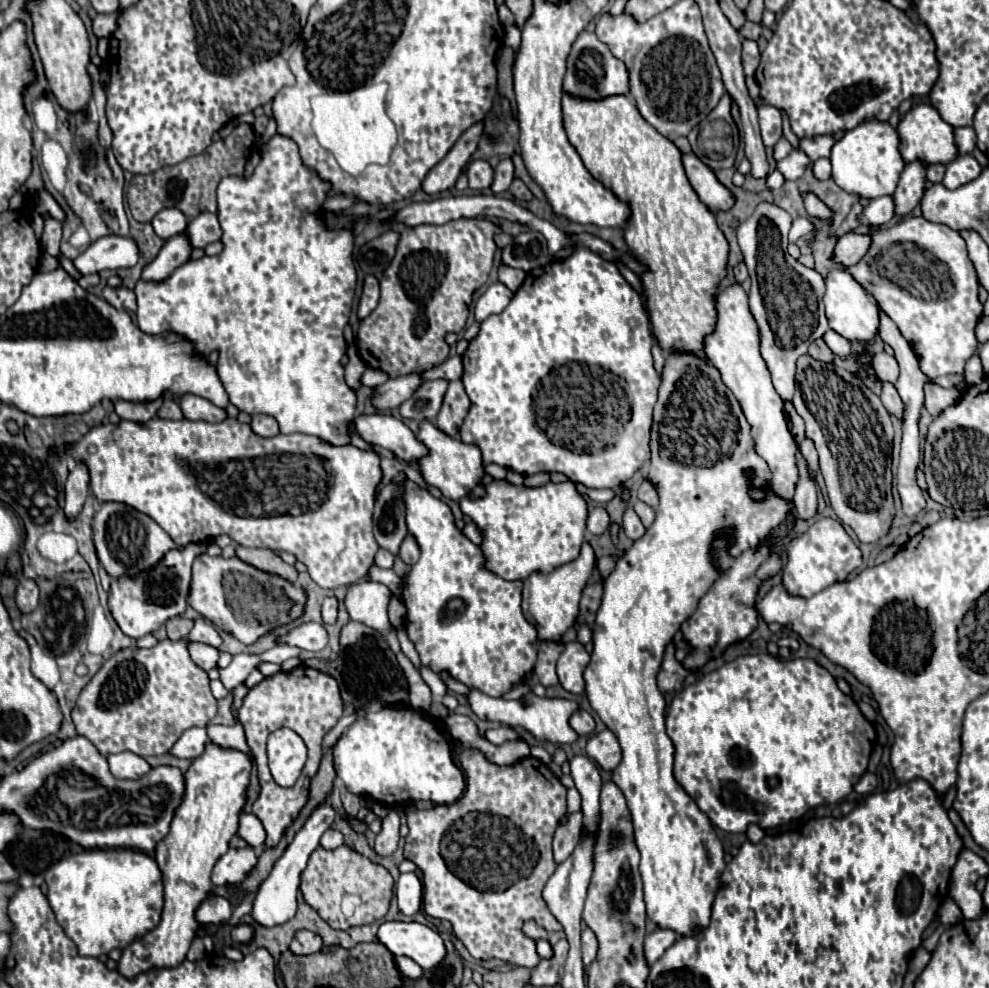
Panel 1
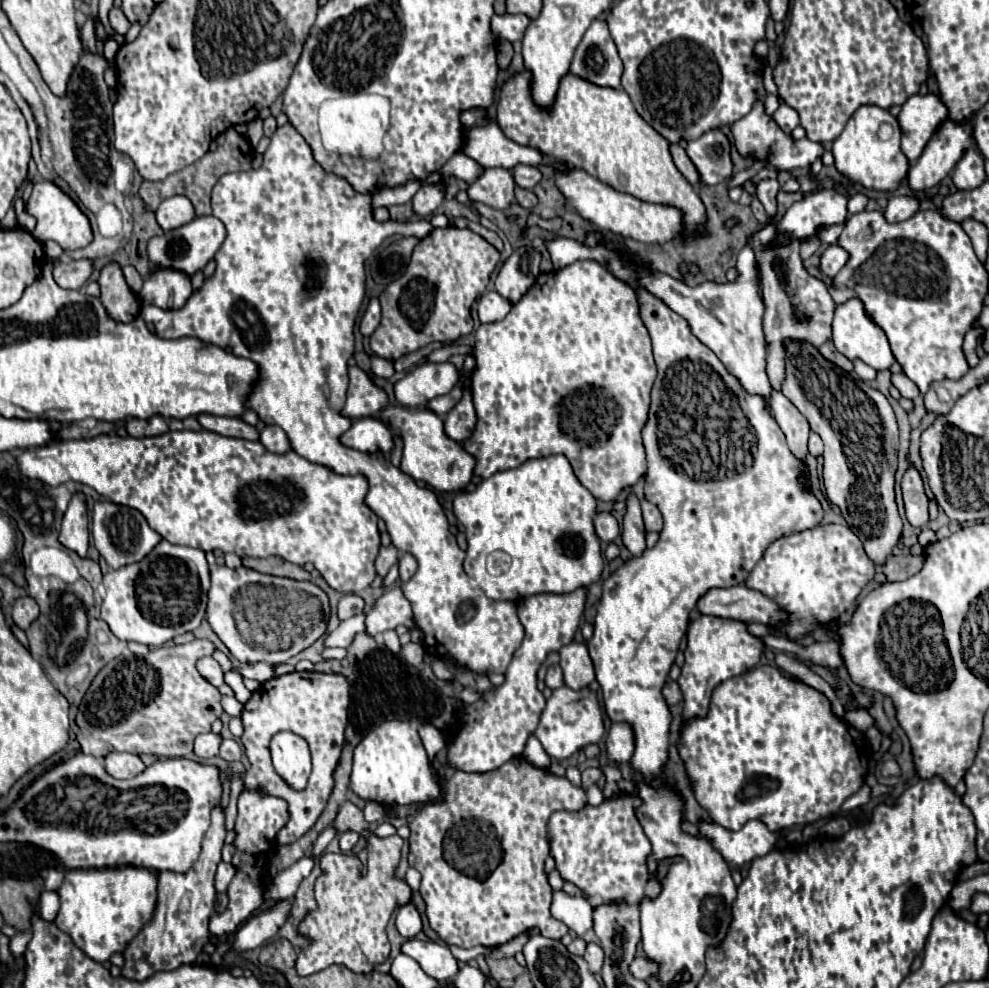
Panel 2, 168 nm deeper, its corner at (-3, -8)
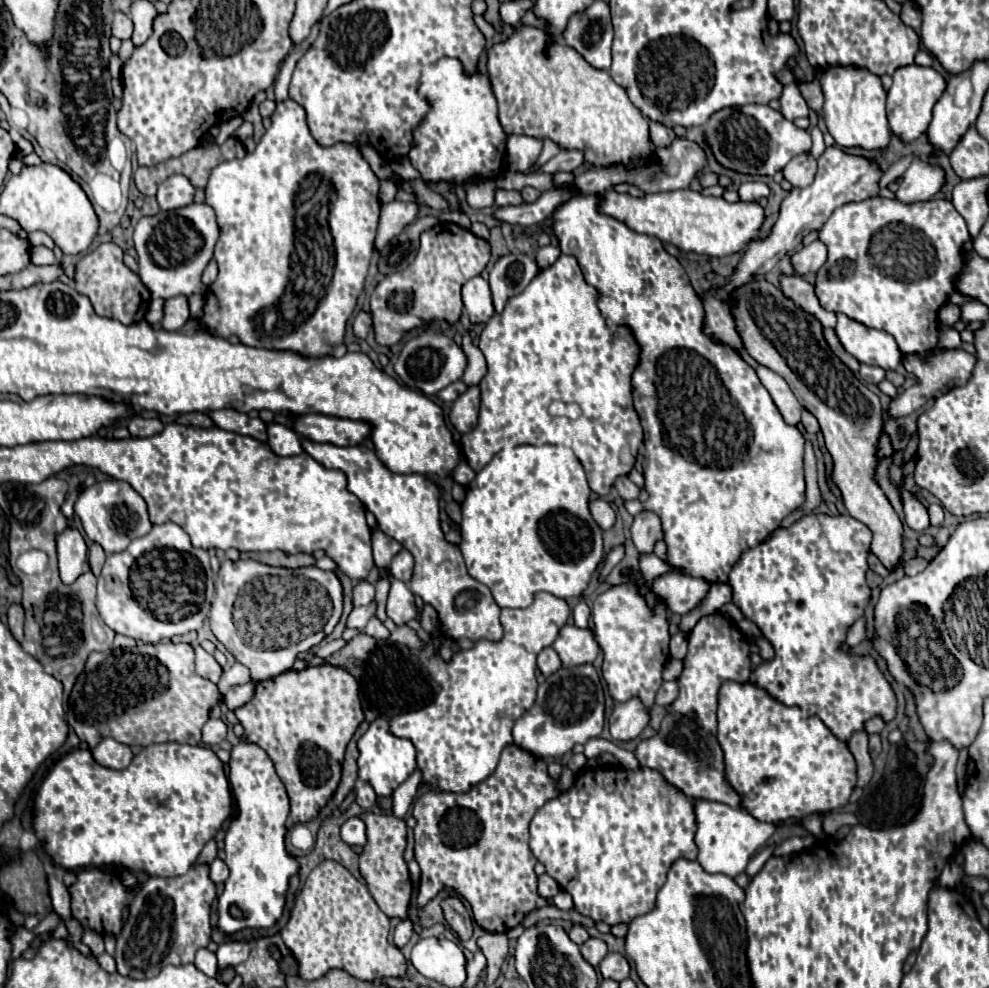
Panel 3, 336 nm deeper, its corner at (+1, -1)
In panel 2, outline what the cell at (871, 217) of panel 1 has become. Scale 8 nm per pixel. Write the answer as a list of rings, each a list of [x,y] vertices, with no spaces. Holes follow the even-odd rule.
[[[890,197],[884,209],[884,217],[888,223],[906,221],[918,211],[918,199],[914,197]]]

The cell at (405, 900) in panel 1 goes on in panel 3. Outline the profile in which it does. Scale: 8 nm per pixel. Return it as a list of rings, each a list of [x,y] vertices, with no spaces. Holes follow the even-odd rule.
[[[402,920],[398,926],[396,926],[396,932],[394,932],[394,946],[396,948],[402,948],[402,946],[406,946],[408,944],[408,940],[410,940],[410,936],[412,936],[412,924],[410,924],[410,920]]]

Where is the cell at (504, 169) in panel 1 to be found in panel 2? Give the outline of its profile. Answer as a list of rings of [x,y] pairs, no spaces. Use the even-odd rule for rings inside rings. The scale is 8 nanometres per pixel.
[[[516,165],[512,169],[512,177],[514,177],[514,183],[522,189],[532,189],[540,179],[540,171],[536,167],[528,167],[528,165]]]

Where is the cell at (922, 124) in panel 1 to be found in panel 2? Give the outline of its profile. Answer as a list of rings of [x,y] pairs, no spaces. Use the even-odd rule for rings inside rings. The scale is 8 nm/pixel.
[[[914,95],[910,97],[898,115],[902,127],[902,151],[910,163],[914,163],[936,129],[948,119],[948,109],[938,95]]]

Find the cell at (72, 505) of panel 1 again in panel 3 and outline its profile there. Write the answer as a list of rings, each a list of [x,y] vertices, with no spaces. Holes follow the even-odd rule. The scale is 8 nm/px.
[[[68,526],[56,536],[56,546],[58,546],[58,568],[60,568],[60,578],[64,584],[76,582],[78,576],[86,572],[86,544],[82,534]]]

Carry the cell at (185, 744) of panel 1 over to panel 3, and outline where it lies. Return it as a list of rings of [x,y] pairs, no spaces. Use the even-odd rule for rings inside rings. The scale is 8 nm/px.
[[[210,718],[202,728],[202,742],[206,746],[216,746],[226,738],[226,724],[220,718]]]

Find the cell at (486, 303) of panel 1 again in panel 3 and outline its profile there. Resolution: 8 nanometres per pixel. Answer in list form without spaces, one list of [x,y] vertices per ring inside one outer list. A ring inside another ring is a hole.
[[[482,276],[470,278],[462,286],[462,302],[472,324],[486,324],[494,316],[490,288]]]

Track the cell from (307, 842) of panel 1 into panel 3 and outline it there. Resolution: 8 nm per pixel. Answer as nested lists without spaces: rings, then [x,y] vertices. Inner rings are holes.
[[[248,940],[226,942],[226,944],[222,944],[222,946],[218,948],[218,952],[216,952],[218,968],[222,970],[222,968],[230,968],[230,966],[238,966],[238,964],[242,964],[242,962],[248,958],[252,946],[254,946],[254,944],[248,942]]]

